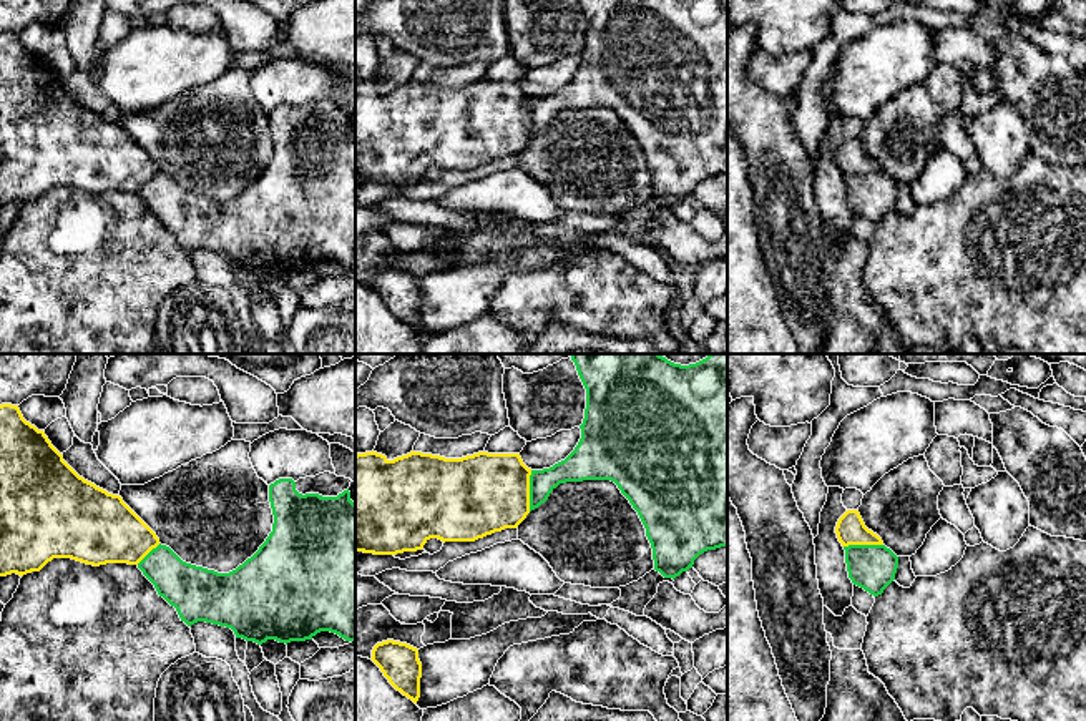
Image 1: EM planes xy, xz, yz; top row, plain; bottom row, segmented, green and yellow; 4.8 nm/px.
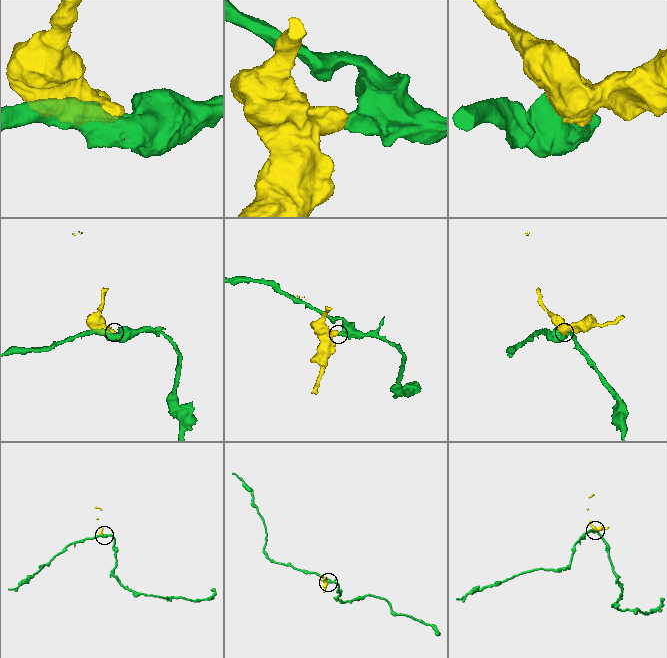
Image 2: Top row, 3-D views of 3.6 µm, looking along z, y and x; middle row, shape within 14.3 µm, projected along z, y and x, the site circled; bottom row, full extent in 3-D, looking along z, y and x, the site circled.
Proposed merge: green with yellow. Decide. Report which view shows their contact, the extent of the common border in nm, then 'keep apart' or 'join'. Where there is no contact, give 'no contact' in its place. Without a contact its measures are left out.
contact in xz; length 200 nm; keep apart

